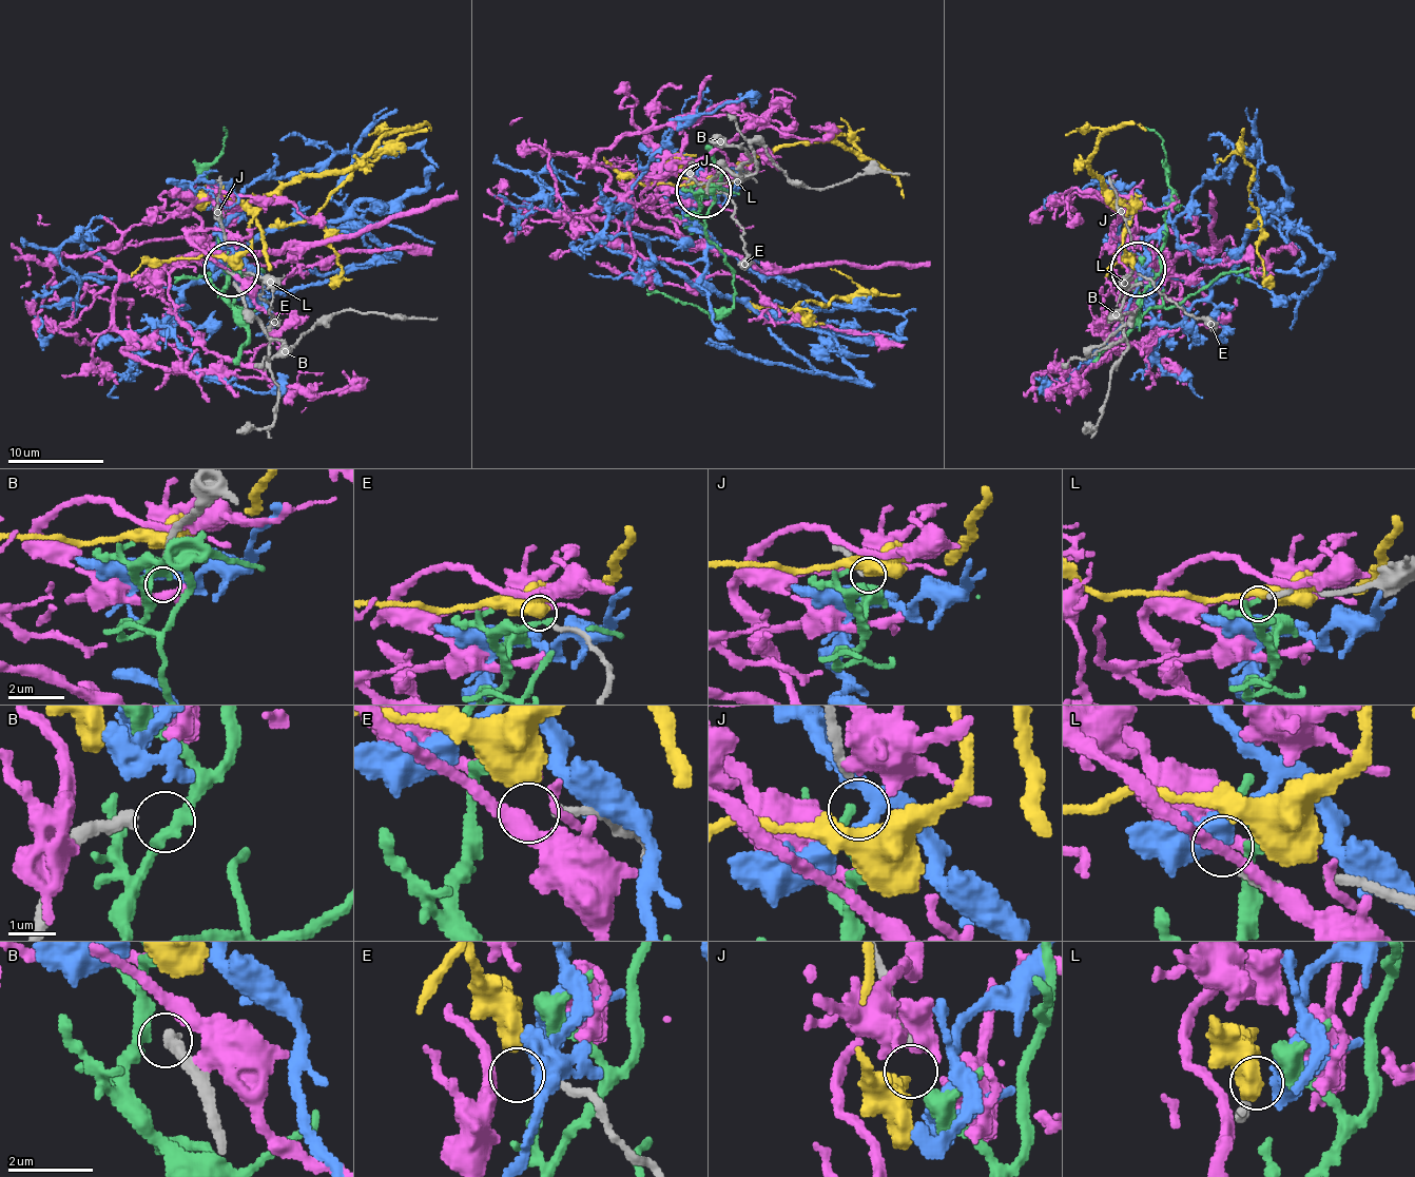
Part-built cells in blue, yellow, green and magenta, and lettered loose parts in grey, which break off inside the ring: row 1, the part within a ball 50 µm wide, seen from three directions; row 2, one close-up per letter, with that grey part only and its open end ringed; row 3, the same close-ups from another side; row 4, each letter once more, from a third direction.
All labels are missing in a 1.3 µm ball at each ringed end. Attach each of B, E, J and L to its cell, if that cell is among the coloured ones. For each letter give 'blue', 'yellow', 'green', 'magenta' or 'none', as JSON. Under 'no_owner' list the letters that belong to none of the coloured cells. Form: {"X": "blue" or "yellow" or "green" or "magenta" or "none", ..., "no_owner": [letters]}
{"B": "none", "E": "yellow", "J": "green", "L": "none", "no_owner": ["B", "L"]}

